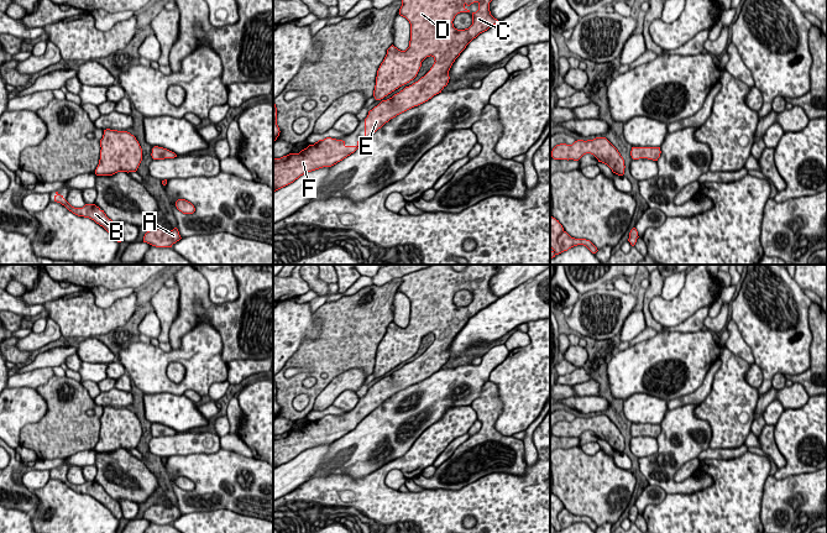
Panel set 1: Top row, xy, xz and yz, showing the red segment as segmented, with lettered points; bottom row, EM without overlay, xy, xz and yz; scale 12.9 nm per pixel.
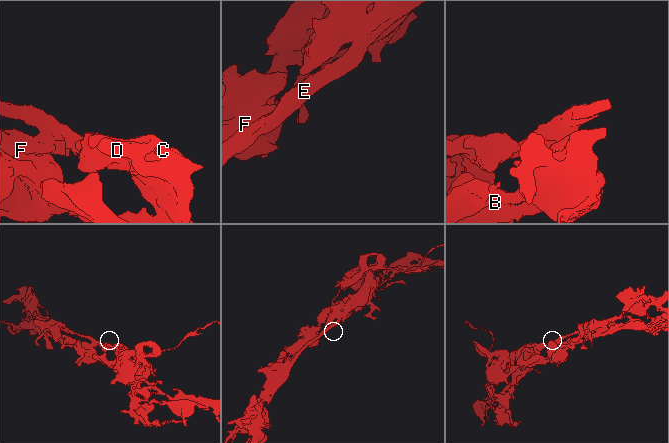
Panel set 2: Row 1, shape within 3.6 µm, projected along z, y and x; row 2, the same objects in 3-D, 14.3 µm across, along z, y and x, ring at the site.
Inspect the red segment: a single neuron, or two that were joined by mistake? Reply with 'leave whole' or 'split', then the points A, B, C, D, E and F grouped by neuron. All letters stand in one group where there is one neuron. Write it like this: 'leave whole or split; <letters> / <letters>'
leave whole; A B C D E F

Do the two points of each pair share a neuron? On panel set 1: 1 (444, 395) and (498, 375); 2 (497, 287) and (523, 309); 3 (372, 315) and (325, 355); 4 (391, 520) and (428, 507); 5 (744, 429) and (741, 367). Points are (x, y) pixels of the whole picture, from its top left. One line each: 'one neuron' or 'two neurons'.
1: two neurons
2: two neurons
3: one neuron
4: one neuron
5: one neuron

